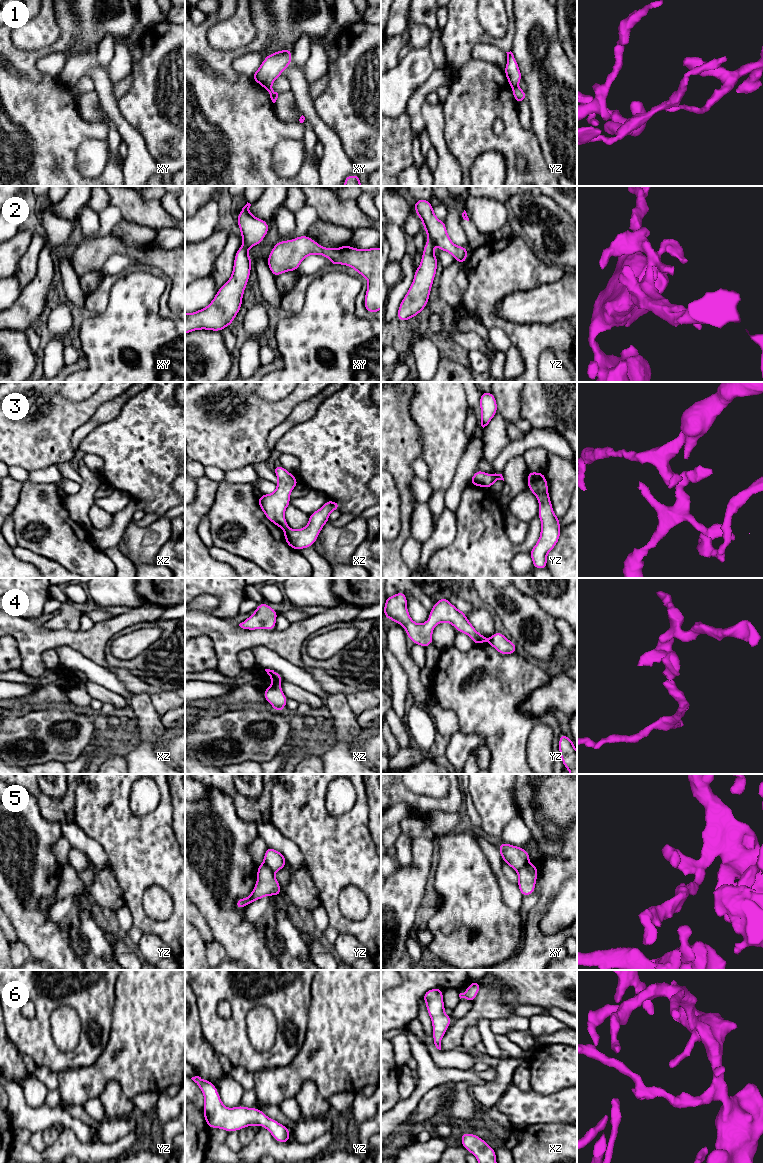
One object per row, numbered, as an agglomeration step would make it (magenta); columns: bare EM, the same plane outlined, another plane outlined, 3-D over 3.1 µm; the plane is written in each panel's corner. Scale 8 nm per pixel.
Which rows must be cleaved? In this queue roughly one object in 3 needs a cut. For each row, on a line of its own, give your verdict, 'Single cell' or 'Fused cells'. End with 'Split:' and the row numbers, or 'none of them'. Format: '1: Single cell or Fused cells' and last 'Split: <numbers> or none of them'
1: Single cell
2: Single cell
3: Fused cells
4: Fused cells
5: Fused cells
6: Single cell
Split: 3, 4, 5

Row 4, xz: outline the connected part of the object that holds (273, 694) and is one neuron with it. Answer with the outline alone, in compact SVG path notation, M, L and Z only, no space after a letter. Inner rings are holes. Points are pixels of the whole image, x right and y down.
M279 683L273 684L264 690L264 698L266 702L271 704L274 711L281 713L286 707L288 698L282 692L281 685Z

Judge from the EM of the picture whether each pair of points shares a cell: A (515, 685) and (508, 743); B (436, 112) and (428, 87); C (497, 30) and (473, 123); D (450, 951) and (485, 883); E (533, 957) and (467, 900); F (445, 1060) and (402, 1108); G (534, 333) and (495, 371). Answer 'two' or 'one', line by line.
A: one
B: two
C: two
D: one
E: two
F: two
G: two

